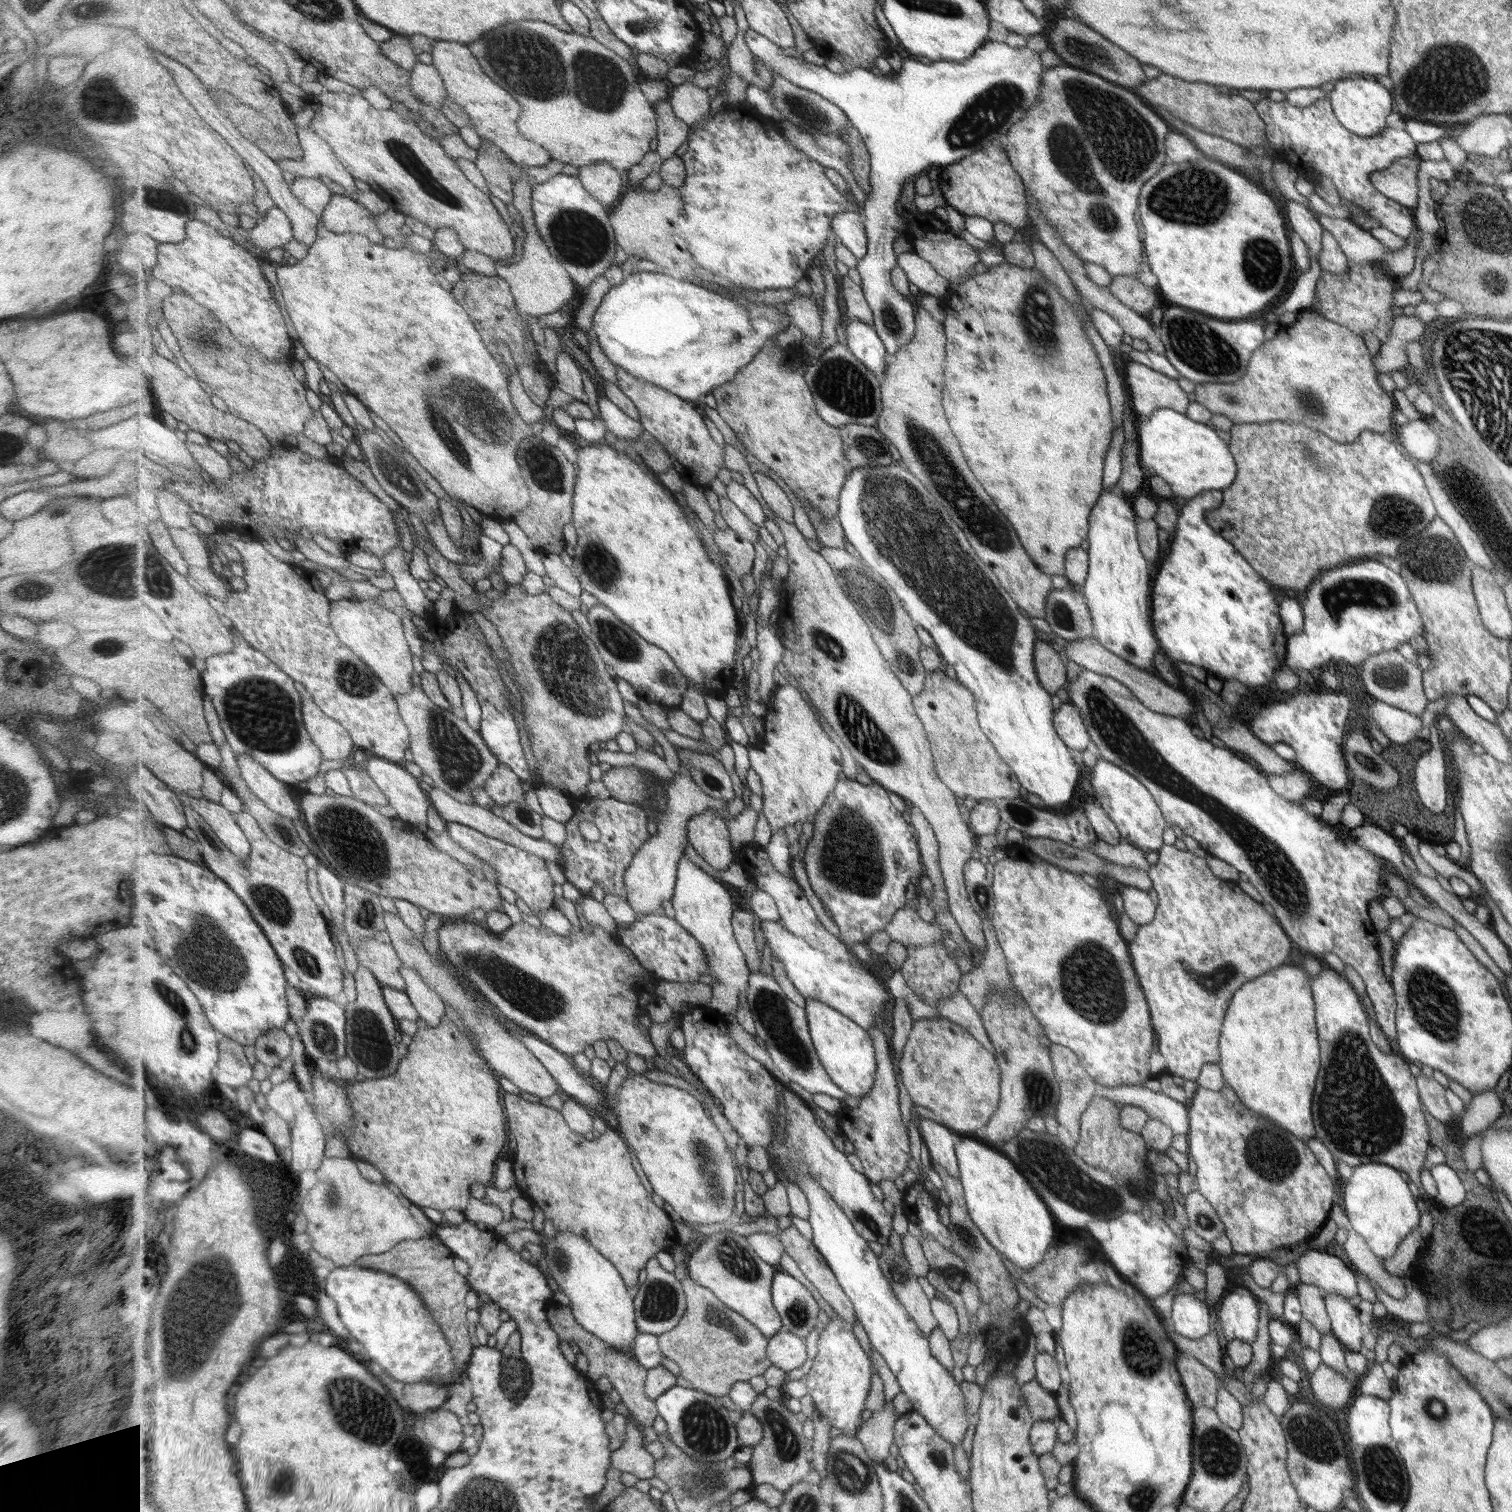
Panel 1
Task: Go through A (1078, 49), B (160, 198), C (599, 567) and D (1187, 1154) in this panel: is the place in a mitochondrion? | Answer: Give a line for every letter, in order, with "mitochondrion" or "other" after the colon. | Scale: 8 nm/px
A: mitochondrion
B: mitochondrion
C: mitochondrion
D: other

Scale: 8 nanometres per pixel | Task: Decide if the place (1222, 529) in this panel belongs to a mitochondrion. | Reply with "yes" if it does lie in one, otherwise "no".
no

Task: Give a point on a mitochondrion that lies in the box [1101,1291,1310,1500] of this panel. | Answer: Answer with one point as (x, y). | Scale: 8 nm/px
(1221, 1458)

